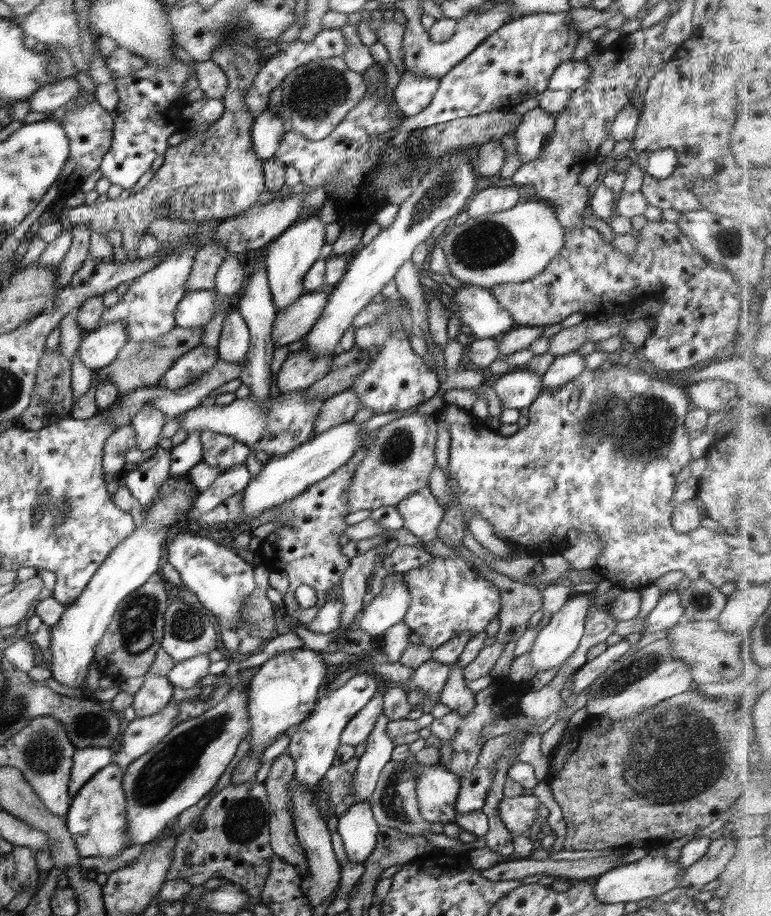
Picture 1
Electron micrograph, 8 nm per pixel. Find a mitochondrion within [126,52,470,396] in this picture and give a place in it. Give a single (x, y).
(317, 91)

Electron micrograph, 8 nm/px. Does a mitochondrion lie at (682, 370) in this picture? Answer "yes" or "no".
no

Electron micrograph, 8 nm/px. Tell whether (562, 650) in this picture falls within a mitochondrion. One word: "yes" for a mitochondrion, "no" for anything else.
no

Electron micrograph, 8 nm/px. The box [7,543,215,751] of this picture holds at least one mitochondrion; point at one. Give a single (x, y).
(138, 618)

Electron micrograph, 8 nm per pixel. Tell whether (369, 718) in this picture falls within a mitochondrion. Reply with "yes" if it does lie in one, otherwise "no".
no

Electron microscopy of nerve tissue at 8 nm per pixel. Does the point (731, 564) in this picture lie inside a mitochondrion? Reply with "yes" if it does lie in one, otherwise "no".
no

